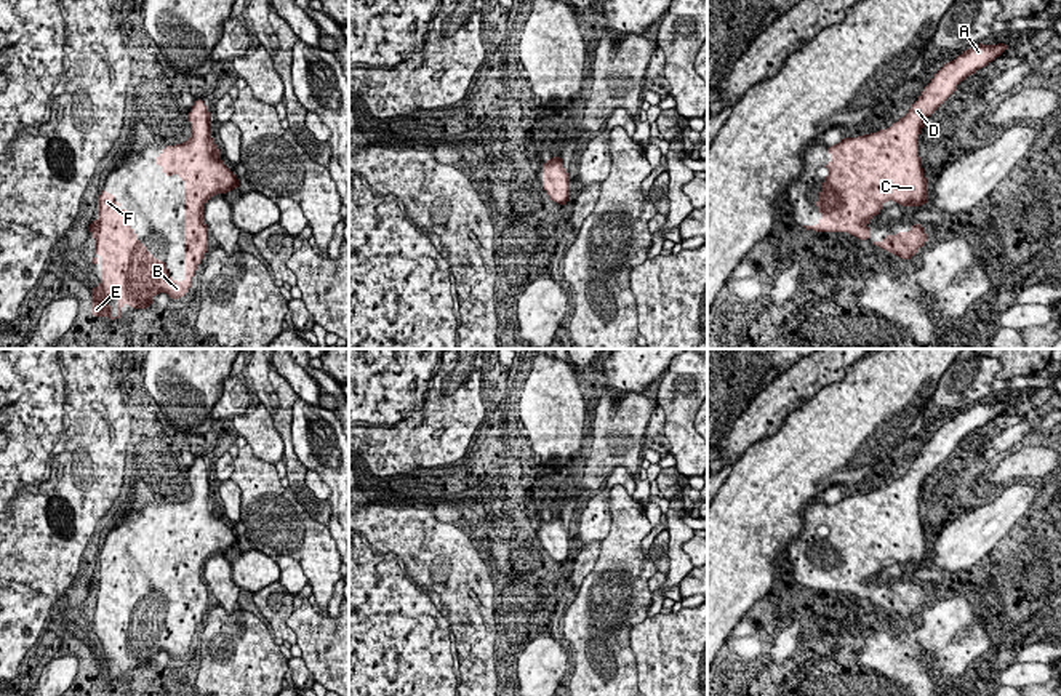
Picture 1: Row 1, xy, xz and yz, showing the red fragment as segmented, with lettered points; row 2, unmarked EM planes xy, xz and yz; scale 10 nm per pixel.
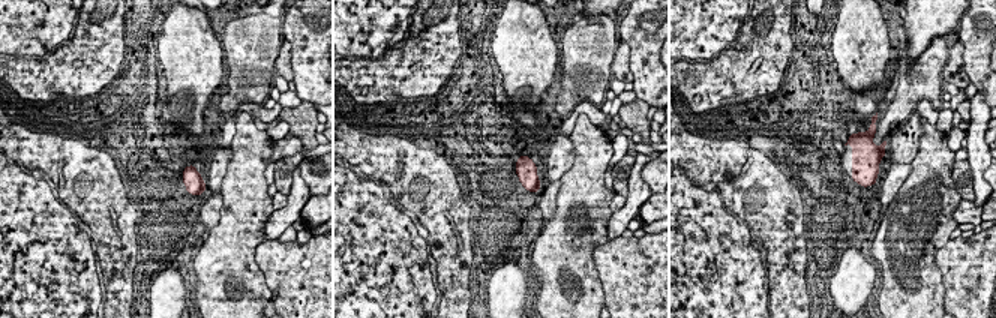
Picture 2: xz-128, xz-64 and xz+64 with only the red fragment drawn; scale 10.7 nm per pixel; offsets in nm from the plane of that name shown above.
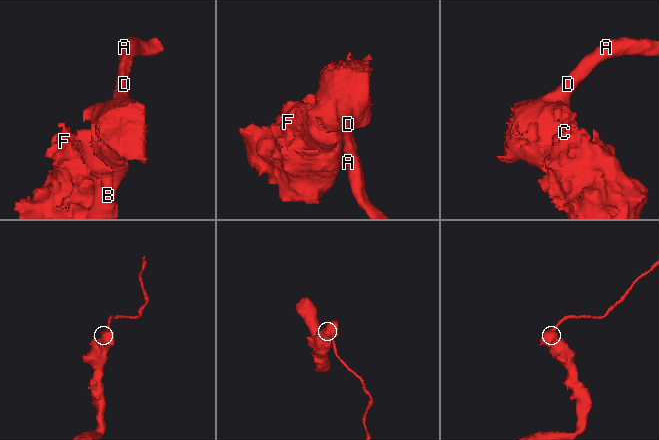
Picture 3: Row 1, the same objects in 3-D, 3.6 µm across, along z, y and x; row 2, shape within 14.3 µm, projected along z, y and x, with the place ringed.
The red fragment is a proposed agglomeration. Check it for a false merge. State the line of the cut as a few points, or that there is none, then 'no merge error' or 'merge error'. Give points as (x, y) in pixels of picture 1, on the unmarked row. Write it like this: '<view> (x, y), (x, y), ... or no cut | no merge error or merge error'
no cut | no merge error

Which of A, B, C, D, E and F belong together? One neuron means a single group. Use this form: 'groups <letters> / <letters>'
groups A B C D E F

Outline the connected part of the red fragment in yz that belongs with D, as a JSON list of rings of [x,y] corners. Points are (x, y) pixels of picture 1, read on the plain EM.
[[[1007,402],[981,403],[962,410],[959,416],[944,422],[923,446],[911,469],[887,488],[877,488],[872,493],[843,496],[837,504],[827,506],[831,522],[824,523],[829,534],[821,542],[815,565],[821,570],[821,579],[816,584],[803,584],[805,589],[816,590],[850,590],[861,598],[871,598],[867,579],[879,574],[882,562],[895,558],[898,563],[923,565],[928,560],[928,541],[919,515],[917,496],[928,475],[941,464],[955,445],[978,427],[986,426],[1008,406]]]

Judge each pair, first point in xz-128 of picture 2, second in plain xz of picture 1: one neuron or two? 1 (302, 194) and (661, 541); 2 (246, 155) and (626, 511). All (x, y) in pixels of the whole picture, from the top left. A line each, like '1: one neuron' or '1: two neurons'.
1: two neurons
2: one neuron

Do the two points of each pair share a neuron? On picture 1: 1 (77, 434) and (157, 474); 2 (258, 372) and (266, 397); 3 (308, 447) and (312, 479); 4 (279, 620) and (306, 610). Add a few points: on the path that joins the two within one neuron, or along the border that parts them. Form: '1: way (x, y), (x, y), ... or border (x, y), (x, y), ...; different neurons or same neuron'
1: border (127, 455), (119, 495); different neurons
2: way (260, 378), (264, 391); same neuron
3: border (308, 469), (328, 487), (327, 500); different neurons
4: border (293, 608), (287, 626), (295, 634), (296, 642); different neurons

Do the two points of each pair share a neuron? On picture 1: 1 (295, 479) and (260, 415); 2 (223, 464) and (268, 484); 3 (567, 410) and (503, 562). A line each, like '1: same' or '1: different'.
1: different
2: different
3: same

